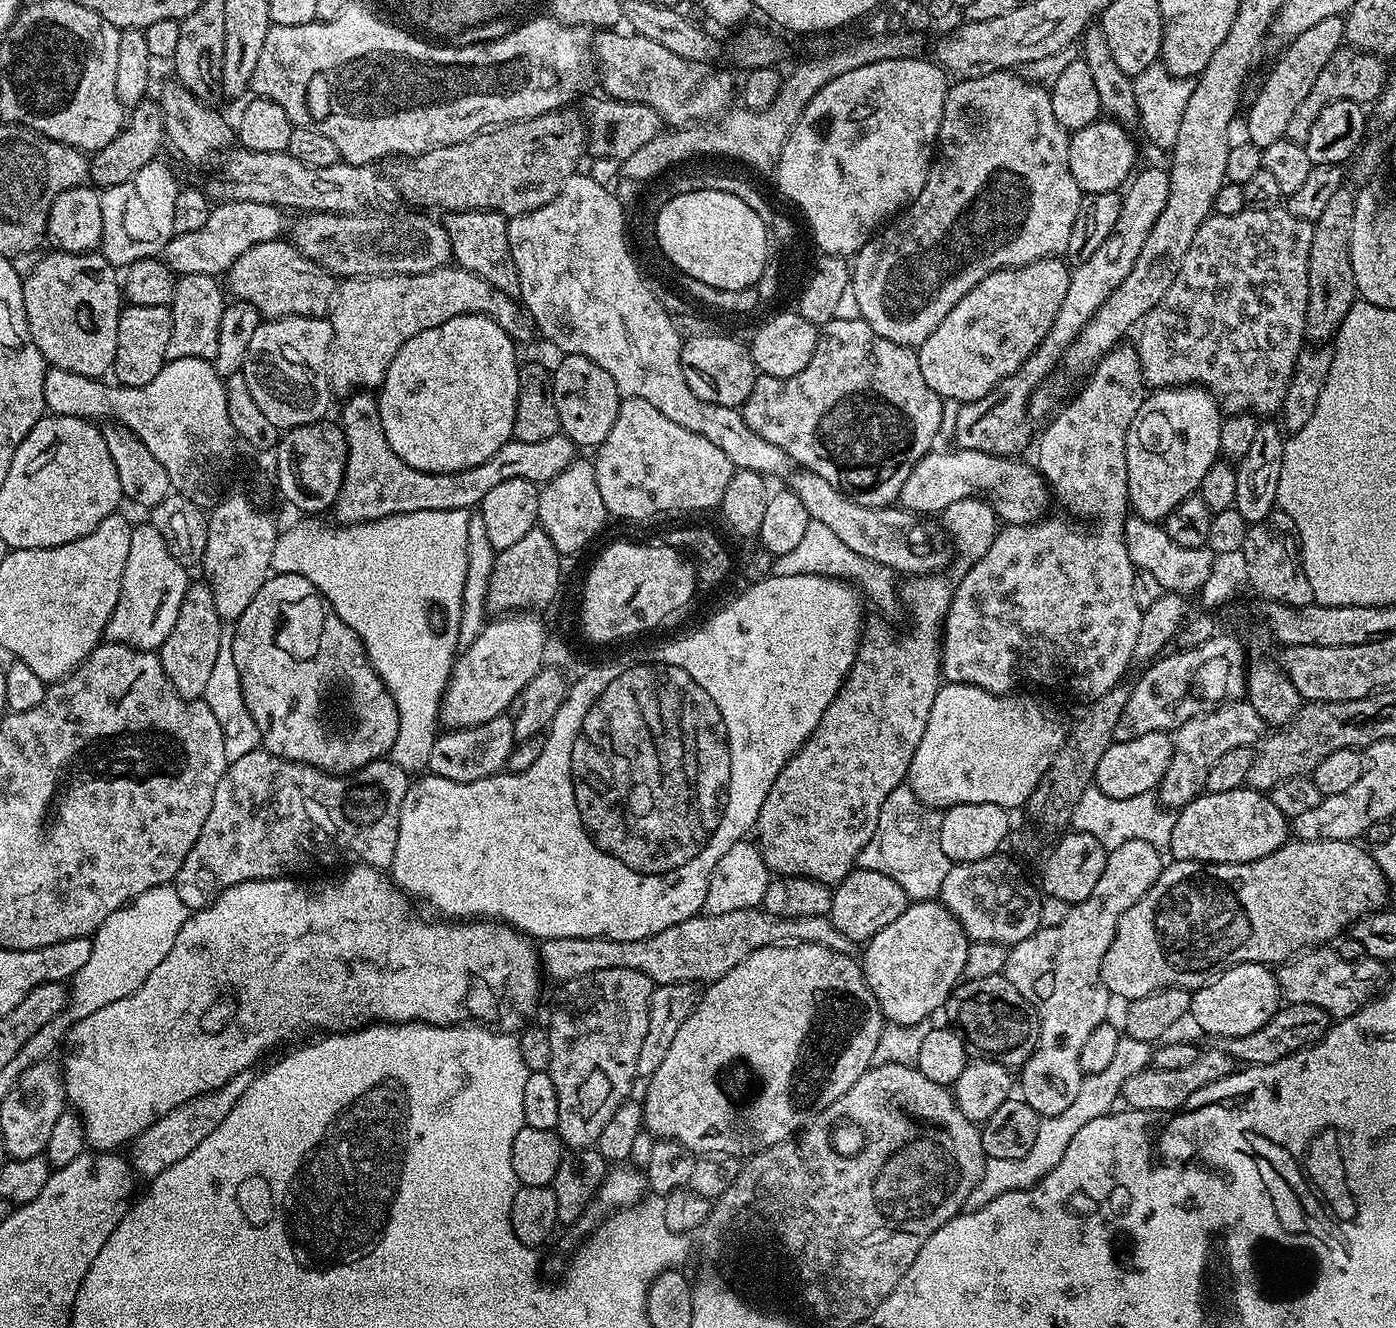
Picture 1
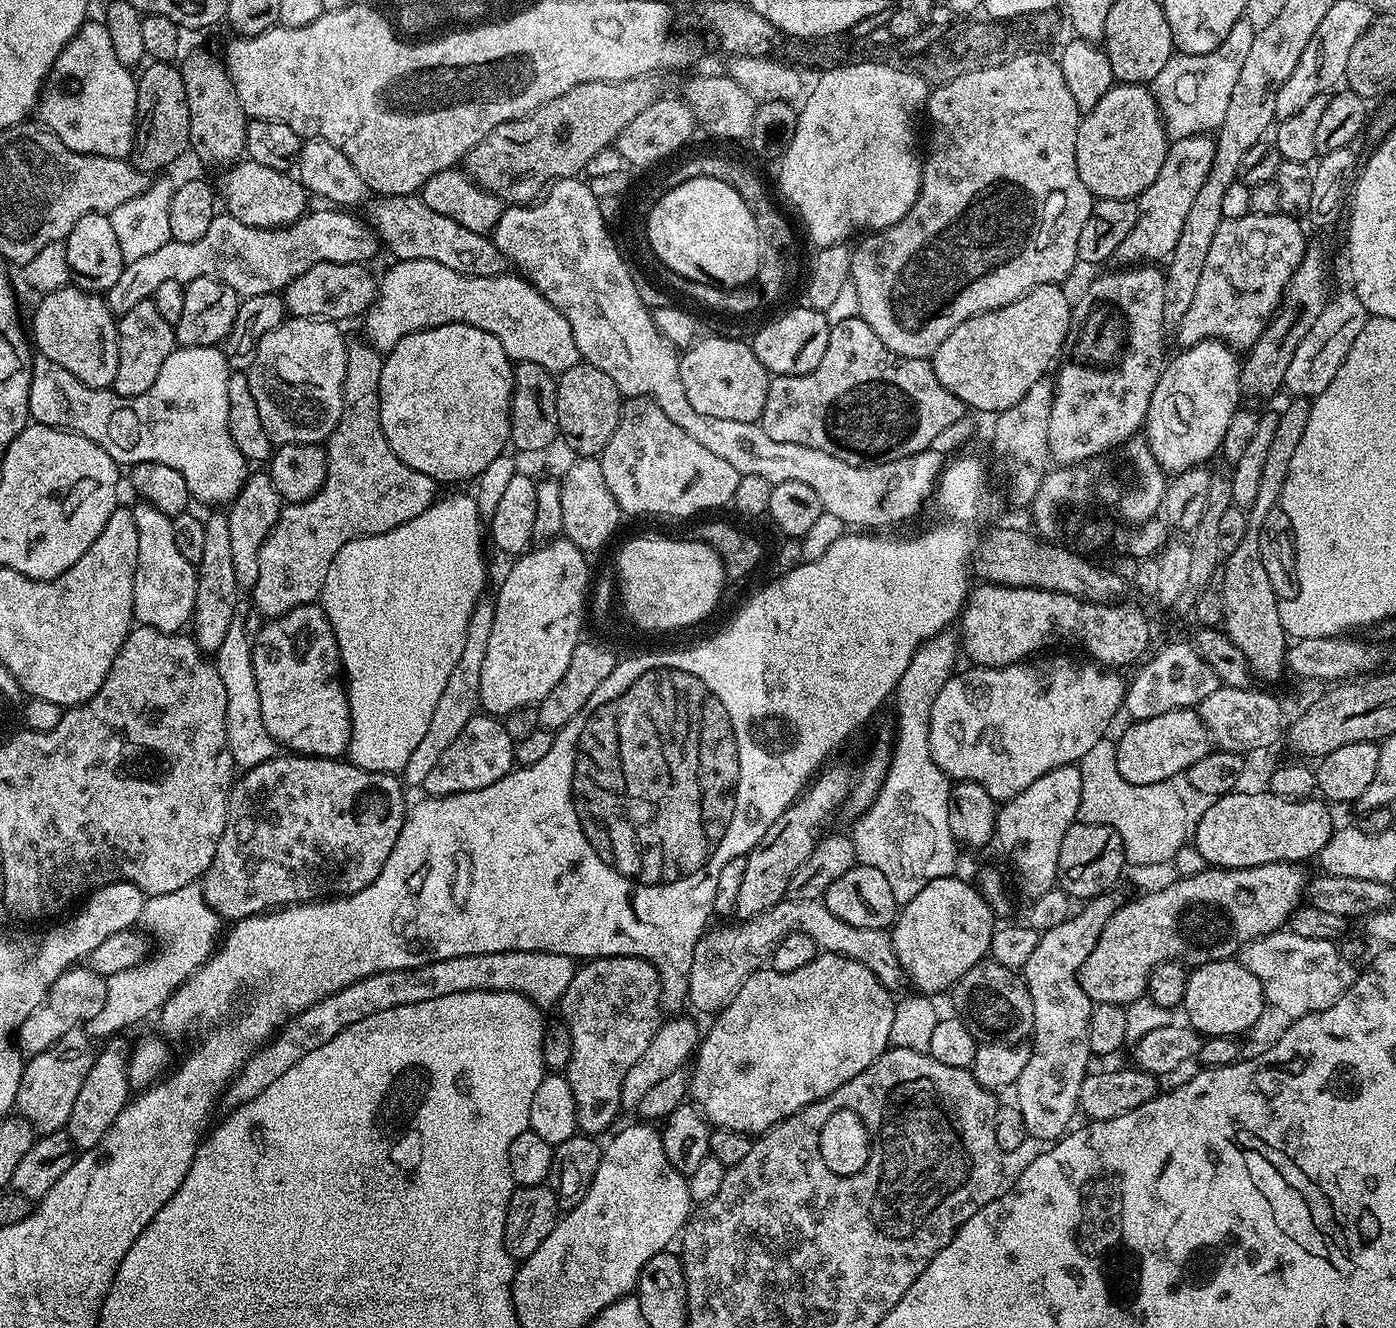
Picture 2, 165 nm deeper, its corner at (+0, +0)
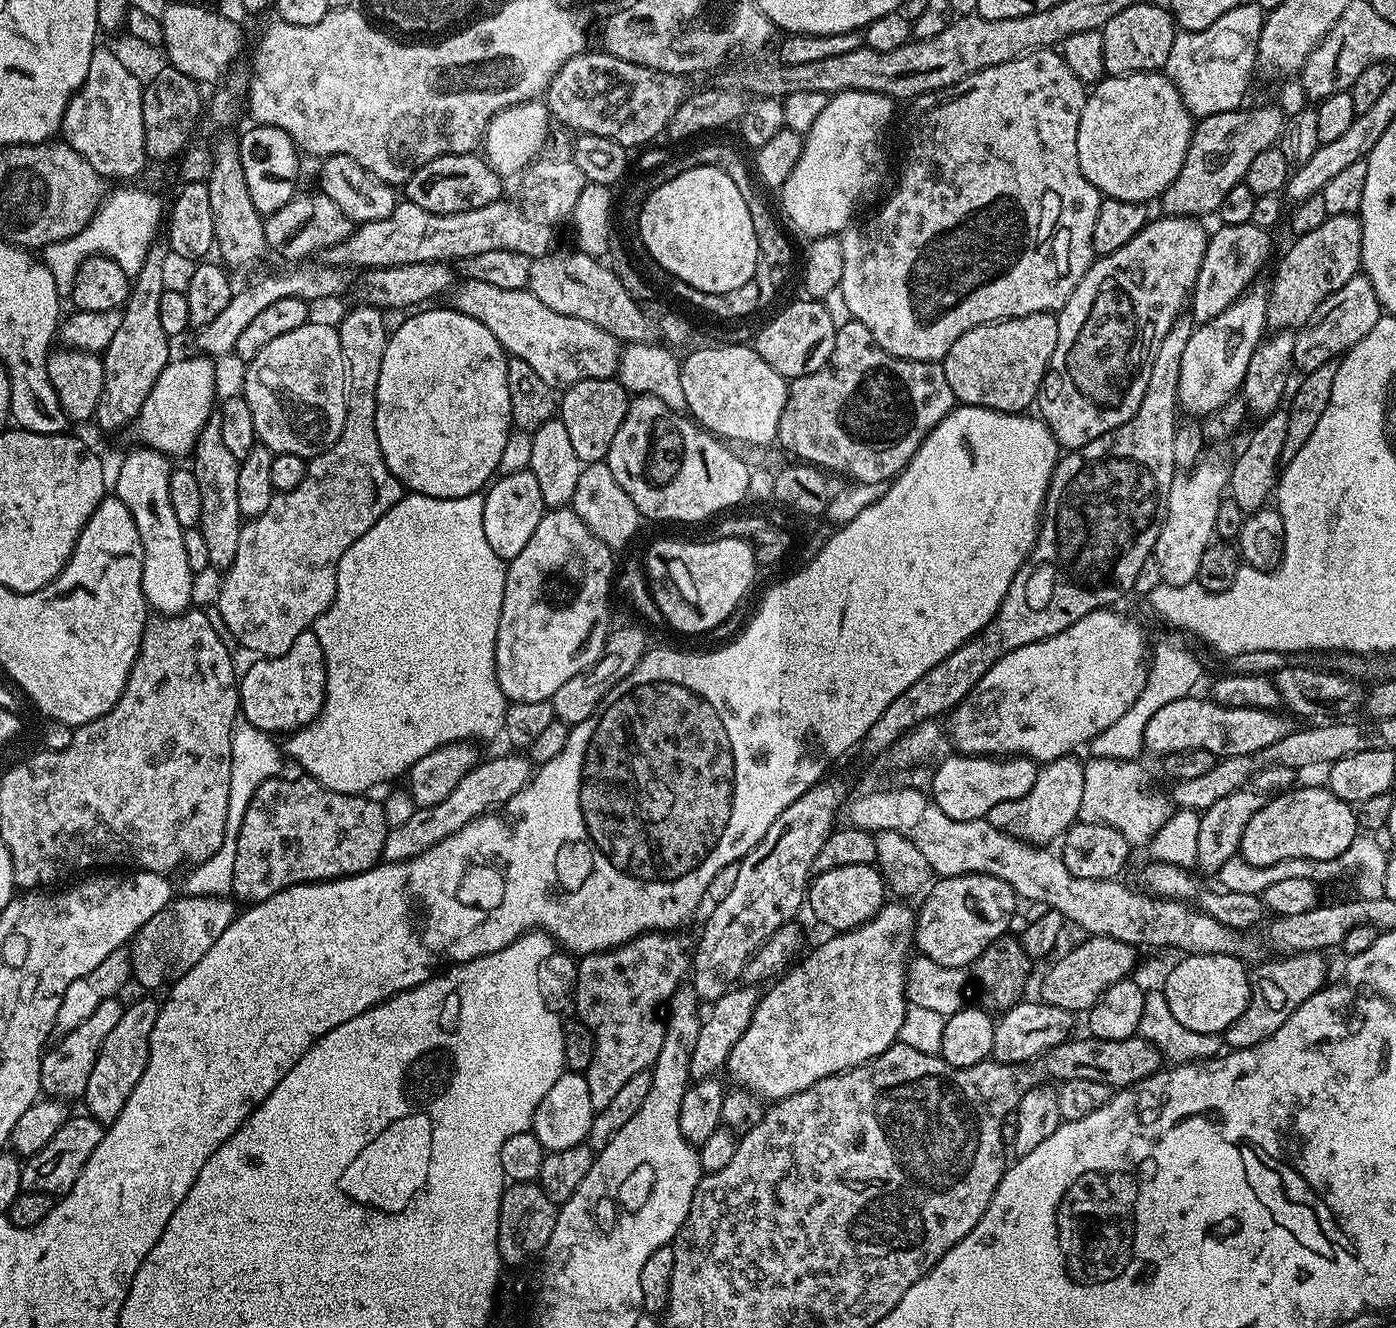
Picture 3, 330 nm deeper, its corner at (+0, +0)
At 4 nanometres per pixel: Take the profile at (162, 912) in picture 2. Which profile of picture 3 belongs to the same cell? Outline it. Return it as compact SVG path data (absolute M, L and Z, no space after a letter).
M249 722L237 723L236 729L232 732L232 742L230 750L230 810L228 811L228 821L226 822L226 834L222 846L218 846L218 850L214 854L210 854L210 858L206 858L201 864L195 865L191 869L192 873L184 880L184 888L182 888L185 896L228 896L232 892L234 886L234 858L238 854L238 836L240 827L244 822L244 815L247 813L252 799L256 791L267 780L277 779L281 775L280 772L280 752L282 756L282 748L275 744L273 737L269 733L264 732L258 726L254 726Z

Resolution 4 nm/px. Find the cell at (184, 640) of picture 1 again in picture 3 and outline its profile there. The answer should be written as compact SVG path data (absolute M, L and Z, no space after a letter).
M219 415L208 418L208 425L200 435L200 443L190 453L190 467L198 478L198 490L202 493L202 518L198 525L206 546L210 546L210 565L213 569L227 570L238 554L238 538L242 517L238 510L238 470L240 461L230 454L226 442L222 442L222 426Z

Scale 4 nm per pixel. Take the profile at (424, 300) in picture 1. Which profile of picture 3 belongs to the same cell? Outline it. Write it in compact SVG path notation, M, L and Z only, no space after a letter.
M465 279L463 283L455 285L451 293L451 307L482 322L482 326L498 338L509 357L530 362L530 367L552 389L563 390L569 384L586 378L611 380L617 375L622 344L606 330L590 322L582 322L582 318L558 314L550 310L550 306L542 306L542 302L529 292L502 290L481 280Z

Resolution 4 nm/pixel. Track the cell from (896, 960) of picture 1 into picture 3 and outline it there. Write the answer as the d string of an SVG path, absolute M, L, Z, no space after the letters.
M982 873L945 876L936 882L927 889L928 897L916 912L915 947L919 955L934 958L942 966L967 969L975 964L990 942L1009 931L1008 923L1016 912L1018 897L1012 886Z

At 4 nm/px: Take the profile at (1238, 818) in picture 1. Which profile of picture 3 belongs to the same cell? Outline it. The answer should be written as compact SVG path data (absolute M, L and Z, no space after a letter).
M1293 786L1271 798L1252 817L1242 834L1239 855L1256 868L1286 862L1290 858L1339 861L1358 835L1353 805L1335 796L1326 786Z

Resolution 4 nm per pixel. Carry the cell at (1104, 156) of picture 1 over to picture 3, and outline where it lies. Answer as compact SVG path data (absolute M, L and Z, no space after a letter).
M1163 71L1131 72L1128 76L1105 75L1099 84L1087 93L1082 110L1082 118L1078 122L1078 166L1082 166L1082 174L1086 174L1088 181L1095 186L1105 197L1113 200L1139 200L1152 202L1152 199L1163 197L1164 192L1178 178L1178 170L1182 170L1182 162L1186 162L1186 152L1192 142L1194 116L1184 104L1184 98L1174 82L1169 80Z

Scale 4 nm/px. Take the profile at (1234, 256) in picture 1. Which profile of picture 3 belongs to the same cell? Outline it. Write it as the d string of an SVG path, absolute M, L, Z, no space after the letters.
M1251 223L1225 224L1217 229L1209 235L1206 254L1192 288L1190 315L1196 324L1210 322L1210 318L1222 314L1222 310L1249 291L1257 283L1256 275L1267 266L1272 256L1272 240L1267 228Z

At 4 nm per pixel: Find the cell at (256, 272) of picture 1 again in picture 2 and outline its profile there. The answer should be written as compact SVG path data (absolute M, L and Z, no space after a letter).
M322 262L310 266L306 274L294 278L283 289L285 309L293 317L301 316L307 320L330 320L345 322L351 316L363 317L369 305L376 298L377 277L367 272L364 264L331 264Z

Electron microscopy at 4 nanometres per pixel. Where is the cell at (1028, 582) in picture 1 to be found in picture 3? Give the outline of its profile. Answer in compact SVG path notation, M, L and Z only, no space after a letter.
M1164 214L1161 217L1161 220L1149 219L1148 225L1137 236L1130 238L1130 242L1126 242L1126 246L1122 246L1122 250L1114 250L1114 254L1093 260L1091 266L1088 267L1088 273L1080 279L1074 294L1070 294L1066 306L1060 309L1056 316L1058 346L1054 346L1054 354L1048 363L1044 382L1040 385L1038 409L1040 408L1041 413L1039 412L1039 415L1054 434L1056 443L1060 445L1061 449L1081 448L1086 446L1086 442L1094 442L1094 438L1122 426L1122 422L1129 420L1138 410L1138 406L1142 406L1142 398L1146 394L1146 386L1150 382L1150 370L1154 366L1154 358L1158 358L1158 346L1162 346L1162 338L1166 338L1172 323L1189 307L1192 299L1192 288L1196 285L1198 270L1202 266L1202 258L1206 254L1210 232L1209 229L1206 230L1200 225L1203 223L1195 216L1169 216Z

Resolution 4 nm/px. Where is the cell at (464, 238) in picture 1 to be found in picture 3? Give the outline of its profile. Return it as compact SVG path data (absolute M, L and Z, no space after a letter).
M467 152L439 156L421 168L415 168L407 184L403 185L402 192L407 200L414 202L414 206L422 206L422 210L459 217L466 210L478 210L501 199L505 195L503 183L505 181L500 173L489 166L483 155Z

